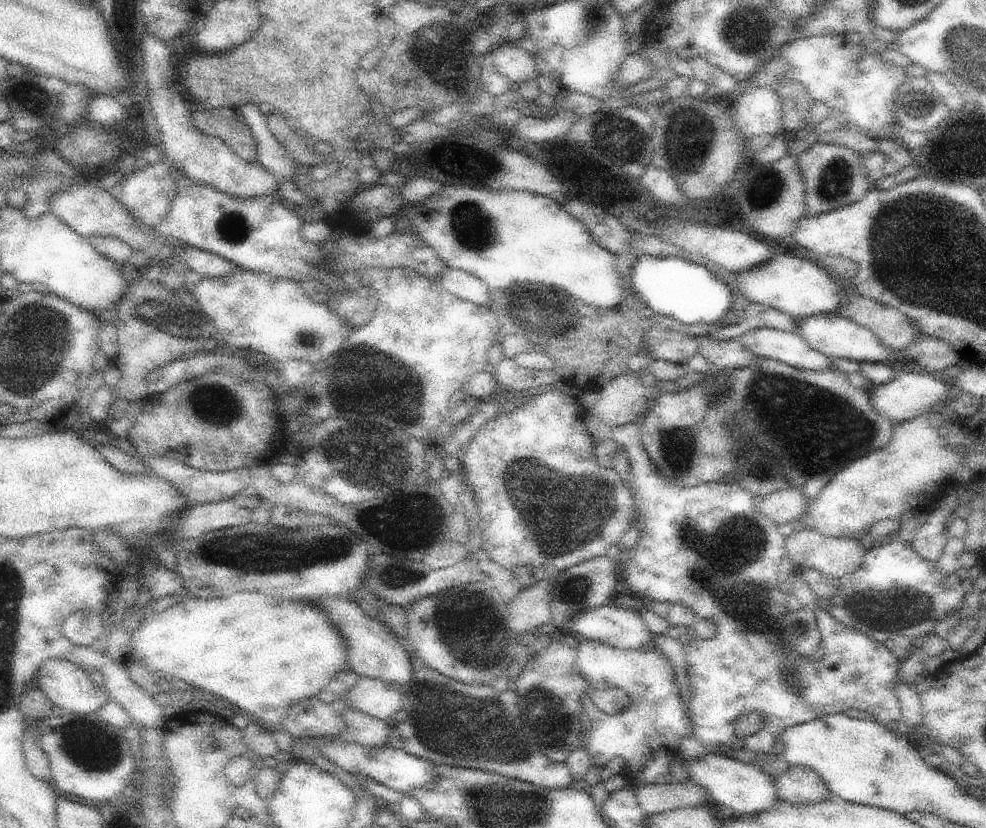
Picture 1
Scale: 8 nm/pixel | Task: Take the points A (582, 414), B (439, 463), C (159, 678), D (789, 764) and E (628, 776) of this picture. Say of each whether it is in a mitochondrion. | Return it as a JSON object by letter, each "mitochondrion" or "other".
{"A":"other","B":"other","C":"other","D":"other","E":"other"}

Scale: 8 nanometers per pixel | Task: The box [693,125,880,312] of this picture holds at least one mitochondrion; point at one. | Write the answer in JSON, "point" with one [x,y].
{"point":[834,181]}

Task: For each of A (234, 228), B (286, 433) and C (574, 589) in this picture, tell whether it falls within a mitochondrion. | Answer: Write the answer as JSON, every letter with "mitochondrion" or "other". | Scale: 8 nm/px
{"A":"mitochondrion","B":"other","C":"mitochondrion"}

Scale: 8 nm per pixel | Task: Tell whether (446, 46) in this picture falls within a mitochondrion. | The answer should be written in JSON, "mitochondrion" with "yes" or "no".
{"mitochondrion":"yes"}

